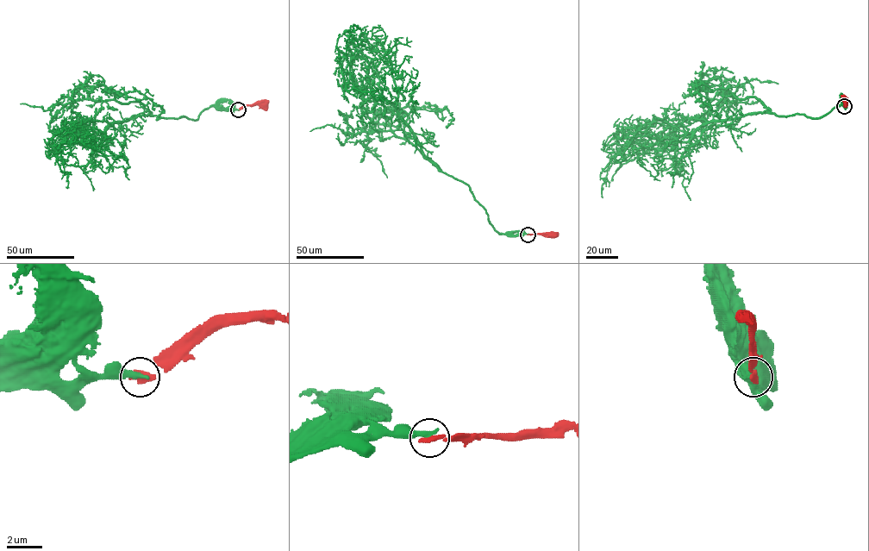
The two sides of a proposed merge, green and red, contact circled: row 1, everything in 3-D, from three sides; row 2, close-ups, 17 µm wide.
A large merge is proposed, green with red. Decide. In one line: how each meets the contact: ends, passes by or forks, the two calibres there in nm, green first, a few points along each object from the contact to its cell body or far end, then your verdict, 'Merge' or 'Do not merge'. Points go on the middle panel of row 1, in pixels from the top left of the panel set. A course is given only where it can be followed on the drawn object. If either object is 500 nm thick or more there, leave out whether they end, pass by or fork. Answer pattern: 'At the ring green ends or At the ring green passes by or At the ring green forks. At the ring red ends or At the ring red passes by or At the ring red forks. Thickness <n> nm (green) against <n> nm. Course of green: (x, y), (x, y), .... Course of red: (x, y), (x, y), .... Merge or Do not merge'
At the ring green ends. At the ring red ends. Thickness 360 nm (green) against 440 nm. Course of green: (528, 234), (499, 234), (470, 188), (424, 157), (413, 132), (382, 90), (346, 90), (346, 40), (356, 34). Course of red: (528, 234), (553, 234). Do not merge

